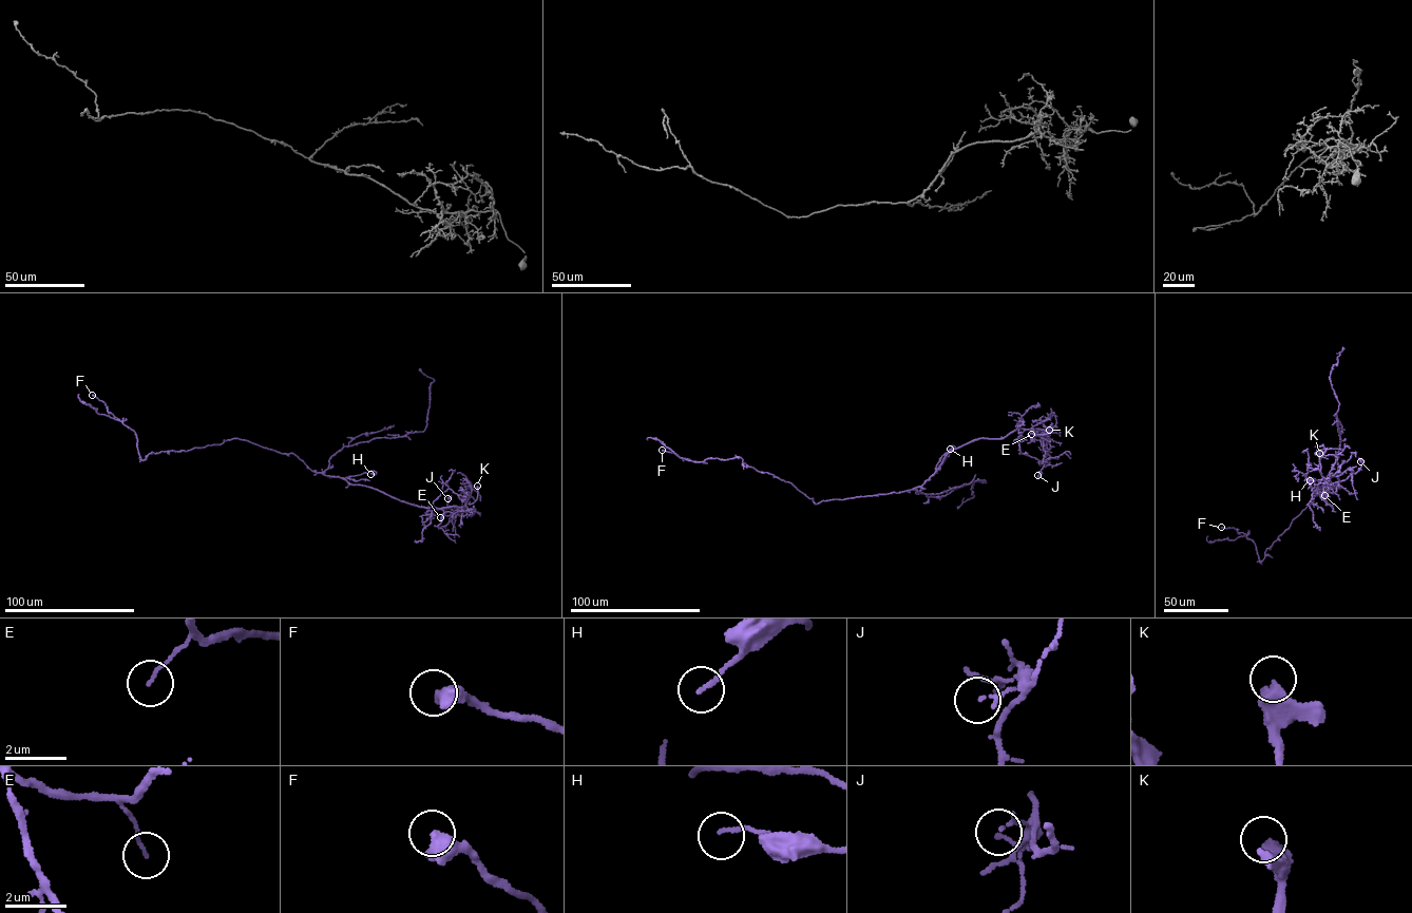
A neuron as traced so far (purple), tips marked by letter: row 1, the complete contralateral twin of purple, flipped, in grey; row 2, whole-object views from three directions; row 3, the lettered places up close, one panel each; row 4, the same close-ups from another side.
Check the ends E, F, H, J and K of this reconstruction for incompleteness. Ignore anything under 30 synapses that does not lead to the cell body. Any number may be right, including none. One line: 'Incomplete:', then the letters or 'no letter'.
Incomplete: K

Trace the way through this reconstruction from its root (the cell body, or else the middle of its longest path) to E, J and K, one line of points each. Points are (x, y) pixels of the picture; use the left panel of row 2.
E: (273, 450), (293, 453), (316, 472), (420, 507), (441, 509), (440, 517)
J: (273, 450), (293, 453), (316, 472), (438, 509), (425, 513), (432, 507), (451, 510), (447, 498)
K: (273, 450), (293, 453), (316, 472), (420, 507), (441, 509), (472, 503), (477, 499), (477, 486)

